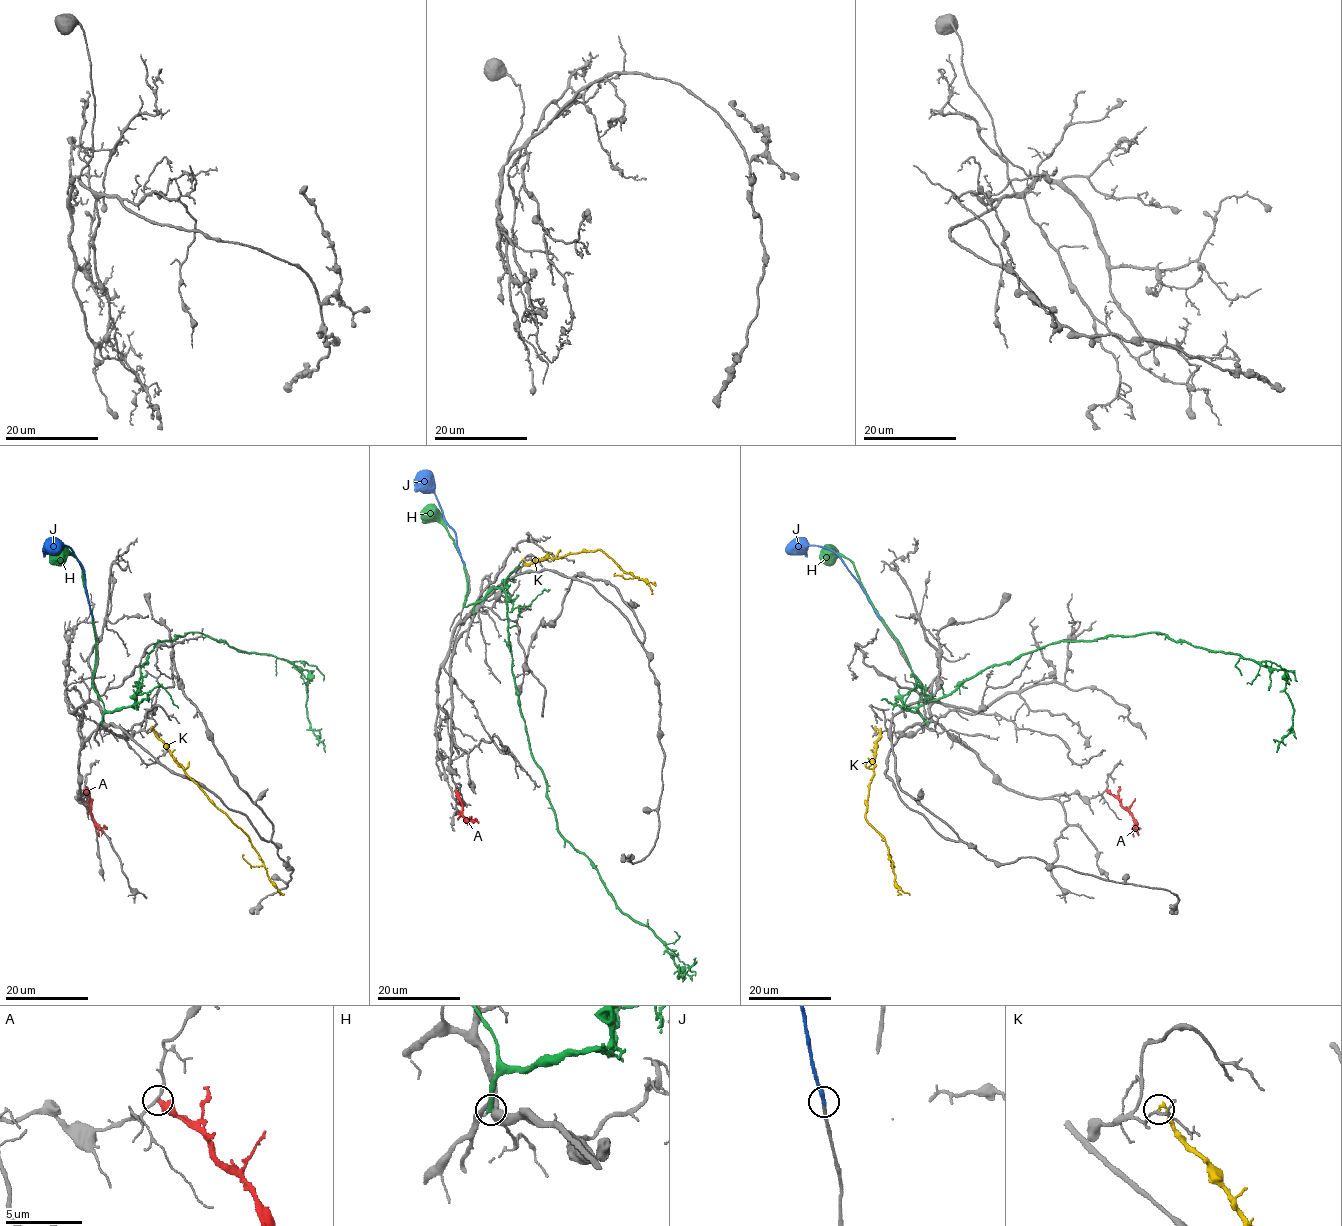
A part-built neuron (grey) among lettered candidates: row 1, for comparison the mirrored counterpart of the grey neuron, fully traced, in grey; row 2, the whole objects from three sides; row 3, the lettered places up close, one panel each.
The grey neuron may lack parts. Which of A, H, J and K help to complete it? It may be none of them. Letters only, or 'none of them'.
J

